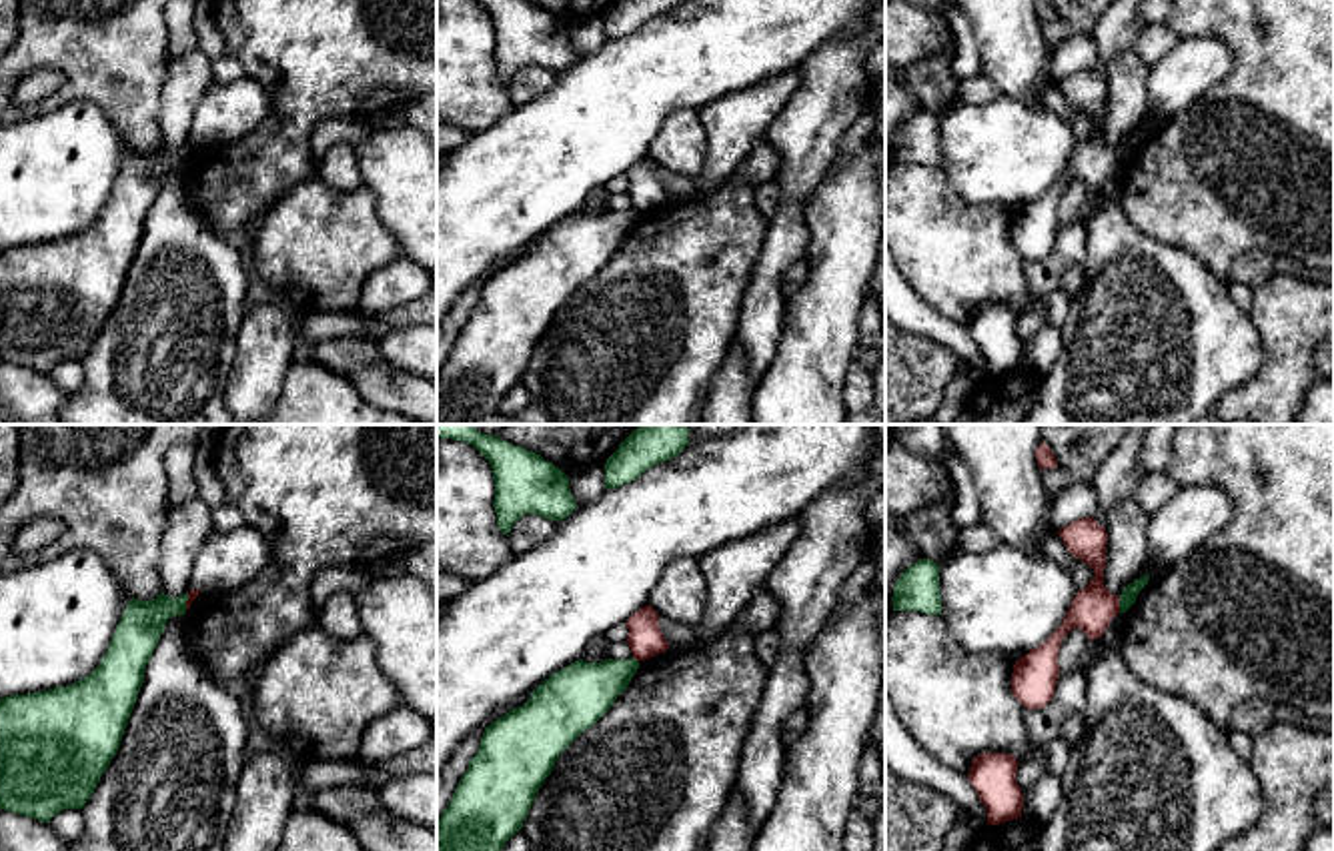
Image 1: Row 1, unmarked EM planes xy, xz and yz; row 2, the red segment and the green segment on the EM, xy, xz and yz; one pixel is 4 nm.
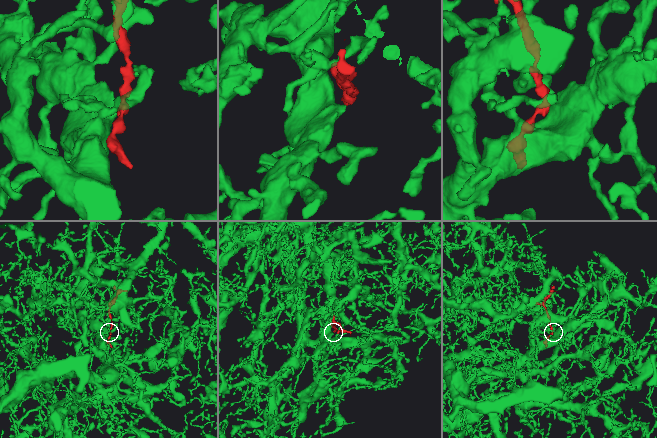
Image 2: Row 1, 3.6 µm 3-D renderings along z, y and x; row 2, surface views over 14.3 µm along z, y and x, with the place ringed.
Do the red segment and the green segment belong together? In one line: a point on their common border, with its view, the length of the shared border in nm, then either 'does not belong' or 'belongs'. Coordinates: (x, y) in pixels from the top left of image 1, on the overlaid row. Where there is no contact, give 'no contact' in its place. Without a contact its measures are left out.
contact yz (1118, 605); length 60 nm; does not belong

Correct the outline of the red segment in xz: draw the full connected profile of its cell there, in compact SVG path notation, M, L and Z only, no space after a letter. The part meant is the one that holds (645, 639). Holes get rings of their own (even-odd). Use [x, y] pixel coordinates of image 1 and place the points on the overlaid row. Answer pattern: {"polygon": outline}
{"polygon": "M651 605L633 613L625 625L629 629L627 643L633 659L645 661L669 649L659 629L659 615Z"}

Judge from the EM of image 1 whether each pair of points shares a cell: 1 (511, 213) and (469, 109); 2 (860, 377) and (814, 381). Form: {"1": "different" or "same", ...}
{"1": "different", "2": "different"}

